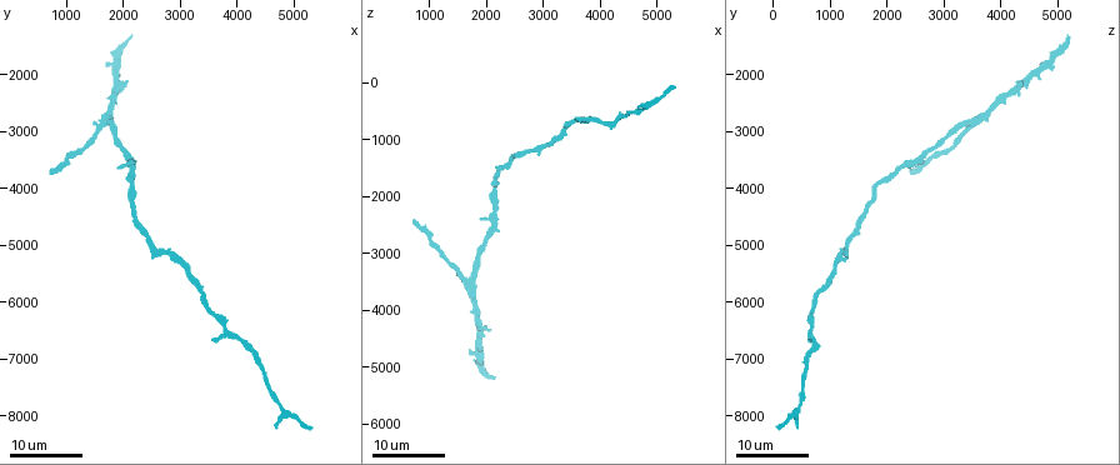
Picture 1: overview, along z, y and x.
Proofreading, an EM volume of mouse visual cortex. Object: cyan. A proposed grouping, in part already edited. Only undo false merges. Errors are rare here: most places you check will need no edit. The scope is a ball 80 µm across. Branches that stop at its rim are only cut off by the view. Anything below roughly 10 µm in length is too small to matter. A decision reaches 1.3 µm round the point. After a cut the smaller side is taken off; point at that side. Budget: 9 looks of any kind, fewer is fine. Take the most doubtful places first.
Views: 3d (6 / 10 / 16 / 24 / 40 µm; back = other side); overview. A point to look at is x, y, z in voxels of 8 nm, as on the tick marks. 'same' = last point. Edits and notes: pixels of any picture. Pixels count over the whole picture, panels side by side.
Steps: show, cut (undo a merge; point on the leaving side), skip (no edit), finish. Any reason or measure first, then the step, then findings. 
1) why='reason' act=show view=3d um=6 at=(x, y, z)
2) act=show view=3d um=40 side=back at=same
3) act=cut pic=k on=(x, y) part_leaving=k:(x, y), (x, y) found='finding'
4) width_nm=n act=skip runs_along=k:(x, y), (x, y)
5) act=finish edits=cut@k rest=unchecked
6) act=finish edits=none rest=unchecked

act=show view=3d um=16 at=(1650, 2850, 3550)

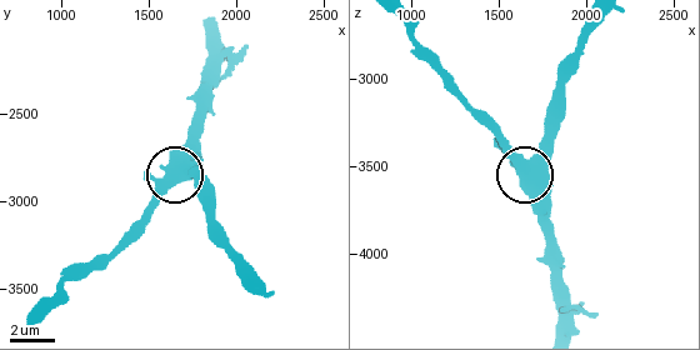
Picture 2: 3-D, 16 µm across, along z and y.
why='zoom in' act=show view=3d um=10 at=same

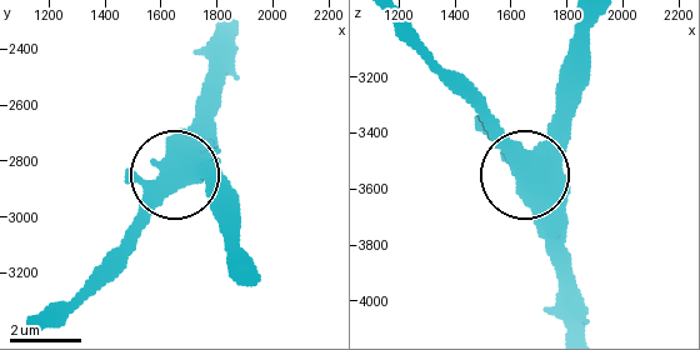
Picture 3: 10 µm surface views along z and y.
act=show view=3d um=10 side=back at=(1630, 2830, 3540)

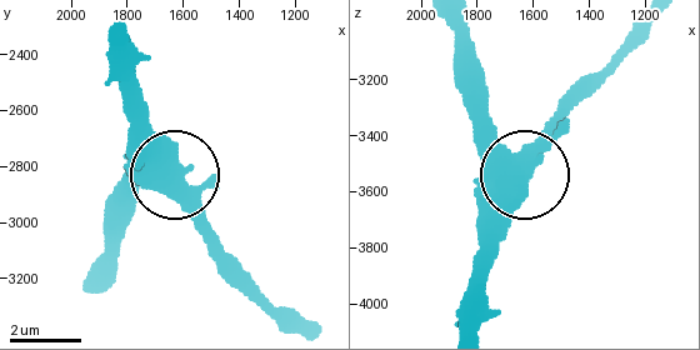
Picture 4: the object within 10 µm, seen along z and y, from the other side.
width_nm=630 act=skip found='one cell here'

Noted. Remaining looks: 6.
why='narrows sharply' act=show view=3d um=16 at=(3350, 5850, 750)

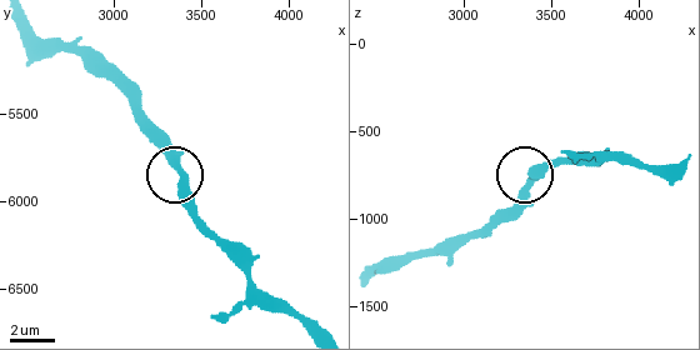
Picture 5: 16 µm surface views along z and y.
act=show view=3d um=6 at=(3380, 5820, 800)

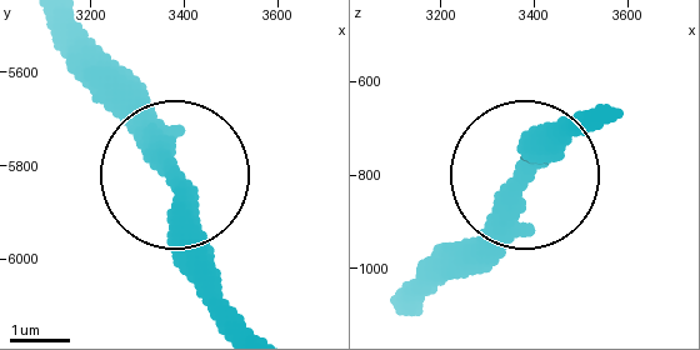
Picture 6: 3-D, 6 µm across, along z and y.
act=skip found='all the same cell'

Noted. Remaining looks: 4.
why='a narrow waist' act=show view=3d um=24 at=(2100, 3900, 1900)

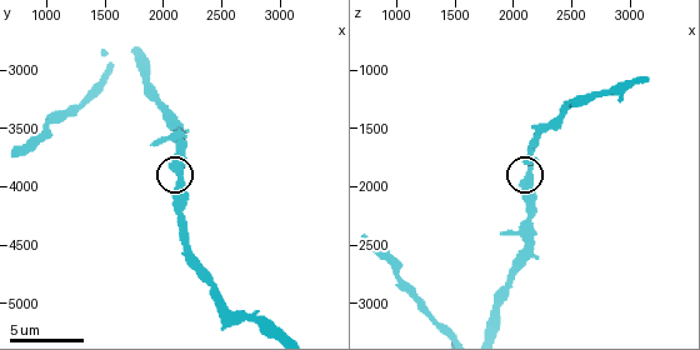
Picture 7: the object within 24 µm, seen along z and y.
act=show view=3d um=6 at=(2120, 3900, 1900)

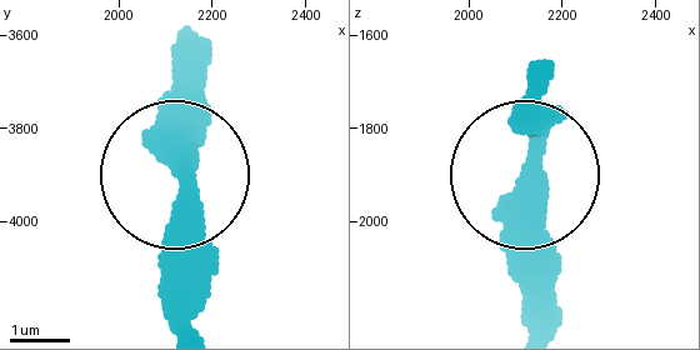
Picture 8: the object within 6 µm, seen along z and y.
width_nm=380 act=skip runs_along=8:(546, 88), (526, 291) found='all the same cell'

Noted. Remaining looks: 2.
why='calibre changes' act=show view=3d um=6 at=(2020, 3360, 2680)

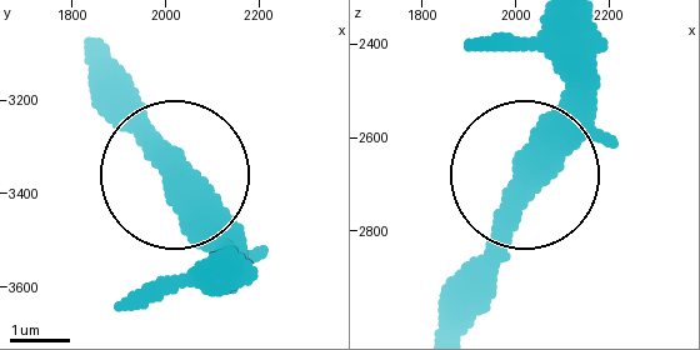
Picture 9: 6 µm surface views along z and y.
act=skip runs_along=9:(238, 289), (223, 214), (94, 84) found='continuous, no second cell'

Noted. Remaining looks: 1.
act=finish edits=none rest=unchecked

